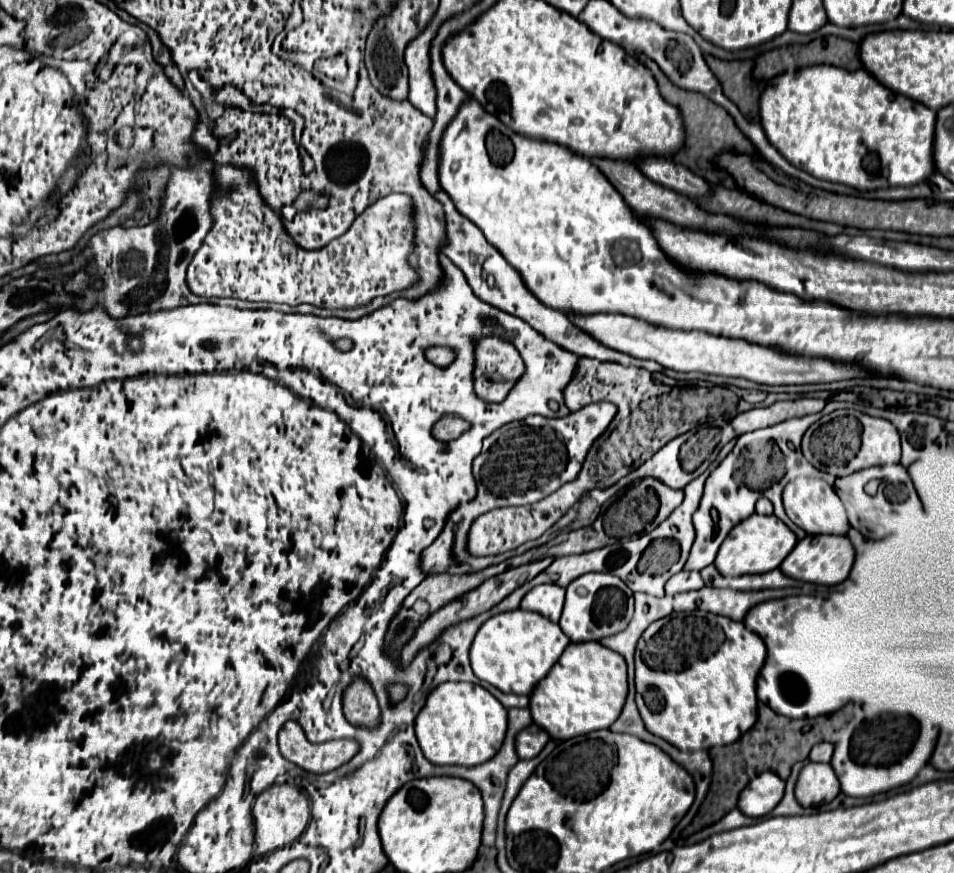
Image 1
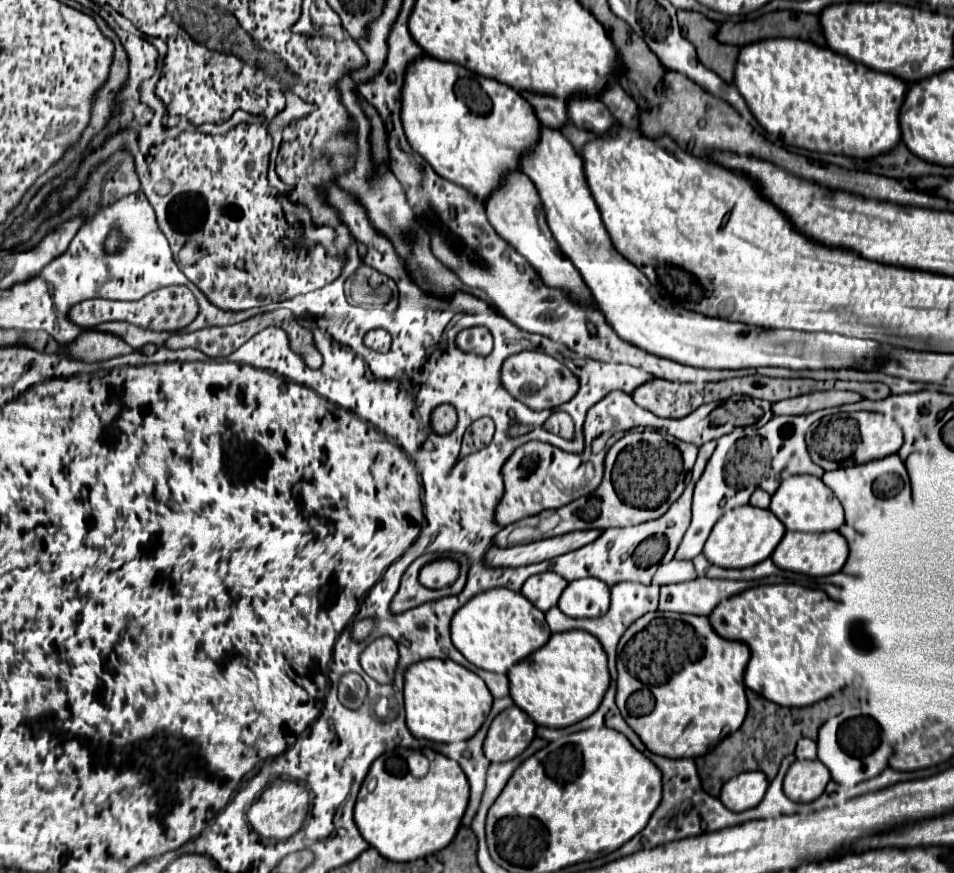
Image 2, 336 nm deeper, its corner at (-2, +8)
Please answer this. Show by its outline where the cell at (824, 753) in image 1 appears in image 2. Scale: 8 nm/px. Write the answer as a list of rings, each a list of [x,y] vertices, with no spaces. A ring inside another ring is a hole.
[[[800,739],[796,747],[796,757],[798,759],[816,759],[816,743],[812,739]]]

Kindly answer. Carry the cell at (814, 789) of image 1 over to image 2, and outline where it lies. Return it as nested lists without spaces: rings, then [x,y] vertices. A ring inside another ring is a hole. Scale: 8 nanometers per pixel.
[[[798,759],[790,765],[784,777],[784,793],[792,801],[808,803],[818,799],[830,781],[830,771],[818,759]]]

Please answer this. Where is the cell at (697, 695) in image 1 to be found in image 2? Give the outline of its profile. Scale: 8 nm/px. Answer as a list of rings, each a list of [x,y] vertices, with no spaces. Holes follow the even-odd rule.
[[[668,613],[670,619],[690,623],[696,633],[706,637],[702,659],[688,663],[668,683],[648,689],[638,677],[630,675],[620,665],[616,705],[628,725],[640,735],[652,753],[664,757],[698,757],[718,745],[724,735],[736,731],[748,711],[744,669],[750,659],[750,649],[742,641],[728,641],[720,637],[706,615],[680,615]],[[642,693],[642,695],[640,695]],[[642,697],[642,699],[640,699]]]

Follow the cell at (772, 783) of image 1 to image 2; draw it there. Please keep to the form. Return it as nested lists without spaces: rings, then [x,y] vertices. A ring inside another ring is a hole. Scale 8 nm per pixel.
[[[746,771],[724,783],[720,801],[730,811],[746,811],[762,801],[766,789],[768,789],[768,779],[762,771]]]

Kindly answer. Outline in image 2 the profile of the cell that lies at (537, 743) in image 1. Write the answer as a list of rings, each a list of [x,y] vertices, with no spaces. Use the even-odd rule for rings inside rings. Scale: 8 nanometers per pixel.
[[[516,705],[504,709],[490,725],[484,753],[492,763],[518,757],[536,737],[536,723]]]

